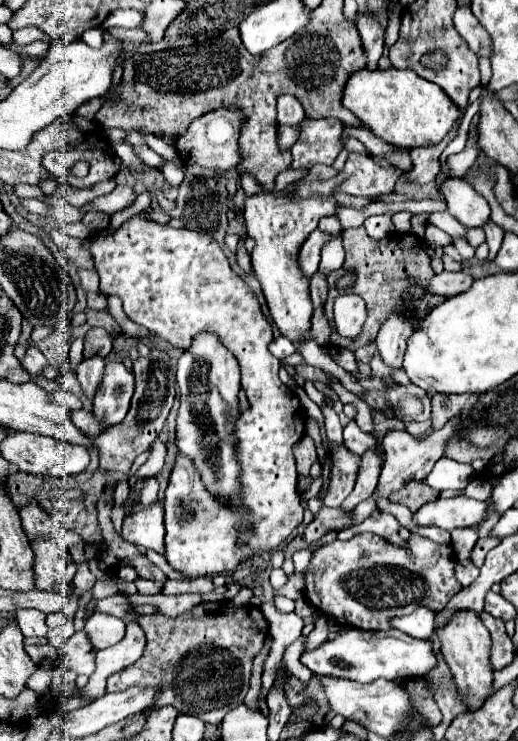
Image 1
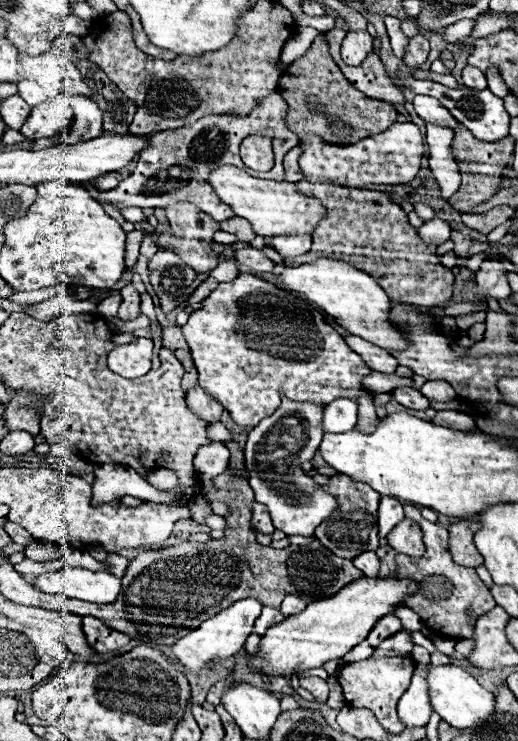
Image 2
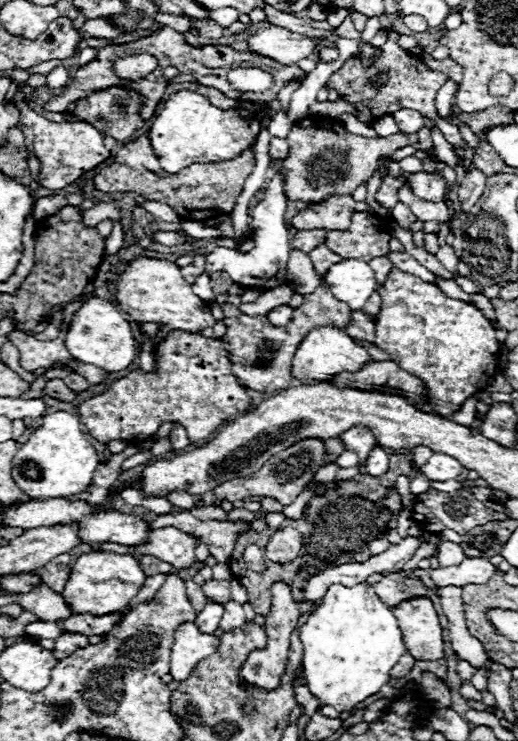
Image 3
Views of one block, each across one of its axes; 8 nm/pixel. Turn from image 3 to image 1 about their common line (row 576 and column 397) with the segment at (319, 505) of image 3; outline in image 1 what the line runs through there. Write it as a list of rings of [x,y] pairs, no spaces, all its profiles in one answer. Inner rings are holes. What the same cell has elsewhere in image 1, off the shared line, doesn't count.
[[[364,226],[360,228],[352,228],[352,230],[344,230],[342,232],[342,240],[344,240],[344,250],[346,250],[346,260],[344,266],[340,270],[334,270],[328,276],[328,286],[330,286],[330,294],[326,300],[326,316],[332,320],[332,302],[338,296],[336,280],[342,278],[346,272],[354,272],[356,274],[356,282],[352,286],[352,292],[362,296],[368,308],[368,318],[364,322],[364,330],[352,340],[352,338],[342,338],[340,334],[332,334],[332,344],[340,346],[340,348],[360,348],[366,346],[370,342],[374,342],[380,326],[384,324],[384,318],[388,318],[388,314],[392,310],[402,310],[402,314],[412,314],[412,318],[416,318],[416,322],[420,322],[420,318],[424,318],[424,314],[428,314],[436,304],[440,304],[444,298],[440,296],[432,296],[428,292],[422,292],[420,288],[410,286],[408,278],[414,280],[424,280],[424,278],[432,278],[434,270],[430,266],[430,256],[424,250],[424,244],[420,238],[412,236],[412,234],[394,234],[392,238],[384,238],[384,240],[372,240],[368,238]]]

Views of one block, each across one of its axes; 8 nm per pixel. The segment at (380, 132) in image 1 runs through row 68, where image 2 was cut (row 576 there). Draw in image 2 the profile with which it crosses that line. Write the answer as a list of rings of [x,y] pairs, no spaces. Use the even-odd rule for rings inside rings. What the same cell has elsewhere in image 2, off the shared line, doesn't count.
[[[390,574],[386,578],[366,578],[354,580],[328,600],[316,600],[306,606],[306,610],[286,616],[280,624],[266,630],[260,644],[260,656],[252,656],[252,666],[262,674],[286,676],[310,668],[320,668],[328,660],[342,658],[356,644],[368,638],[370,628],[386,614],[394,612],[404,596],[416,592],[416,584],[408,578],[396,578]]]

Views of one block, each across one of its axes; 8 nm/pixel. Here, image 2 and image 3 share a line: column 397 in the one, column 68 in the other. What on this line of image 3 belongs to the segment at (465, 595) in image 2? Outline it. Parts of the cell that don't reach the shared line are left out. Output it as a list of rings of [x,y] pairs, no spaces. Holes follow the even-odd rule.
[[[52,560],[52,562],[50,562],[50,564],[46,564],[44,568],[36,570],[36,574],[40,574],[40,576],[42,576],[42,582],[44,582],[46,586],[50,586],[54,592],[62,594],[64,584],[66,584],[68,574],[70,574],[68,562],[70,562],[70,560],[66,560],[66,562],[62,562],[62,564],[60,564],[60,562]]]

